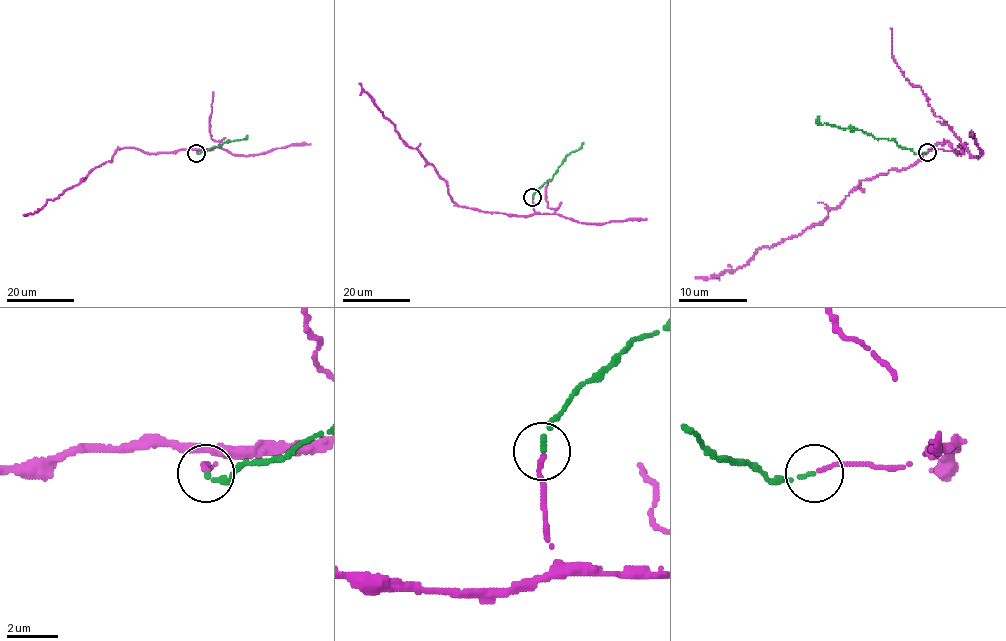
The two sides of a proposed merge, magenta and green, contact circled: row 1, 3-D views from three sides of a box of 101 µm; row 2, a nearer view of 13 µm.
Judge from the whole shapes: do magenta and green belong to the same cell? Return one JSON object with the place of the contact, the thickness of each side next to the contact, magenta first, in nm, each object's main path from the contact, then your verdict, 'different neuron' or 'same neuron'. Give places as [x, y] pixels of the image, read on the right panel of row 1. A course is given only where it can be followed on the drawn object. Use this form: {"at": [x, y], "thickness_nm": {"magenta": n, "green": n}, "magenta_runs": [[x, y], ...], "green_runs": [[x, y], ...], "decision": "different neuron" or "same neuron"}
{"at": [927, 152], "thickness_nm": {"magenta": 180, "green": 180}, "magenta_runs": [[928, 150], [964, 144], [938, 142], [745, 264], [695, 278]], "green_runs": [[928, 152], [916, 154], [895, 140], [823, 125], [817, 116]], "decision": "same neuron"}

